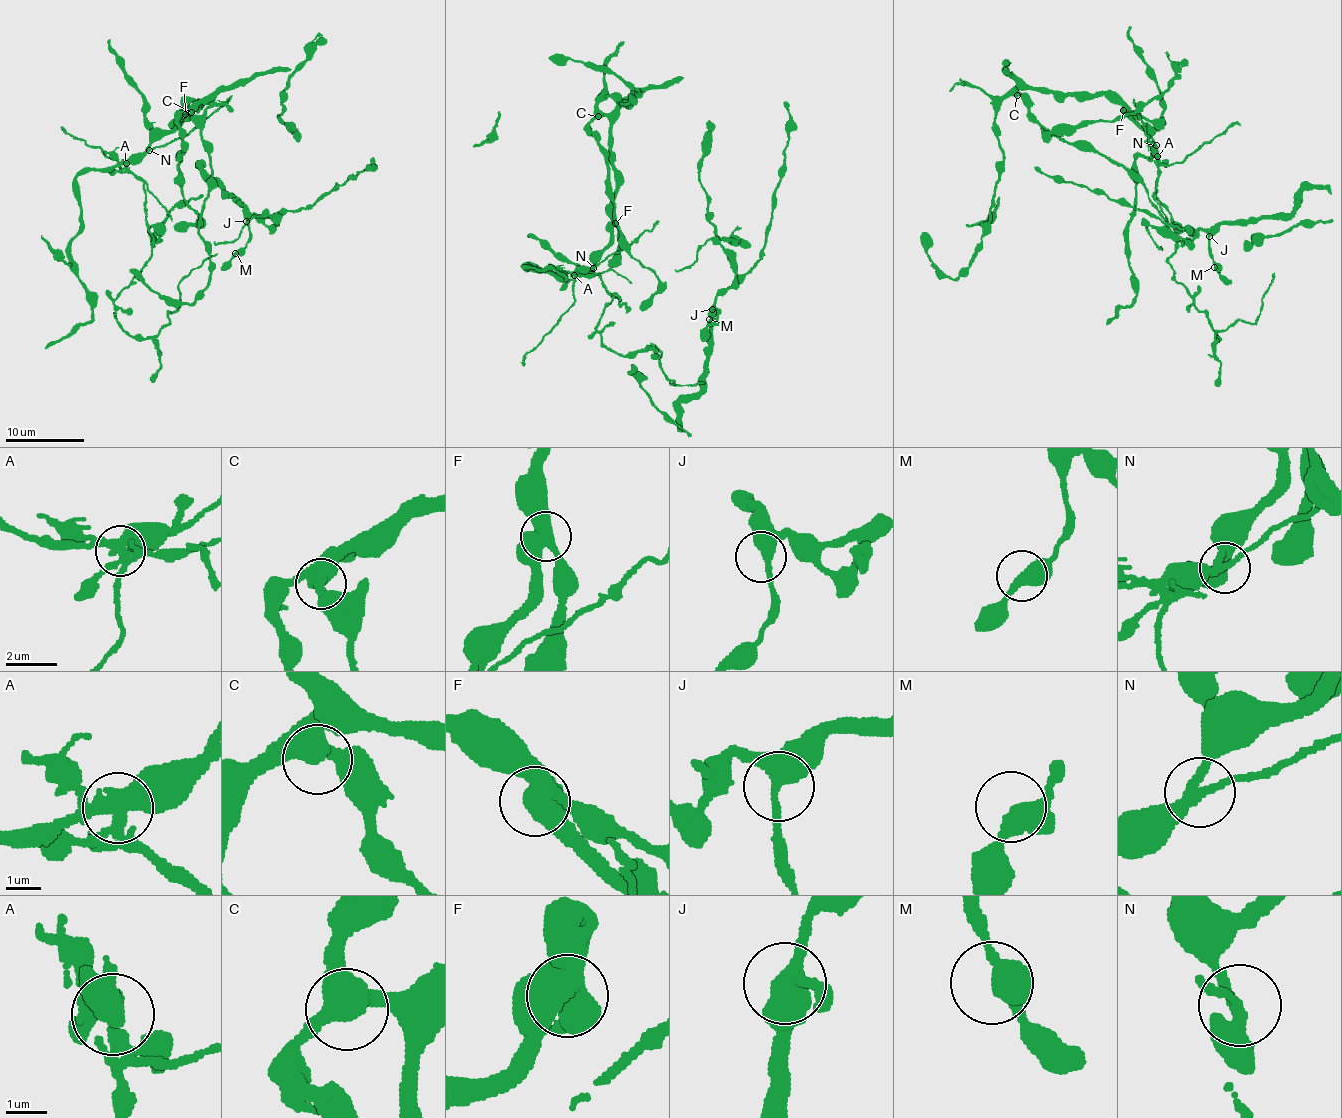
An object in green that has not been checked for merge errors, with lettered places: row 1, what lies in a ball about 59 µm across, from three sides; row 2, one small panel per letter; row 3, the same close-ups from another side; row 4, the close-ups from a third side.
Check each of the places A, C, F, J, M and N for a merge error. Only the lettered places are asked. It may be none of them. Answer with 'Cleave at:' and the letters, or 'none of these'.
Cleave at: A, N

